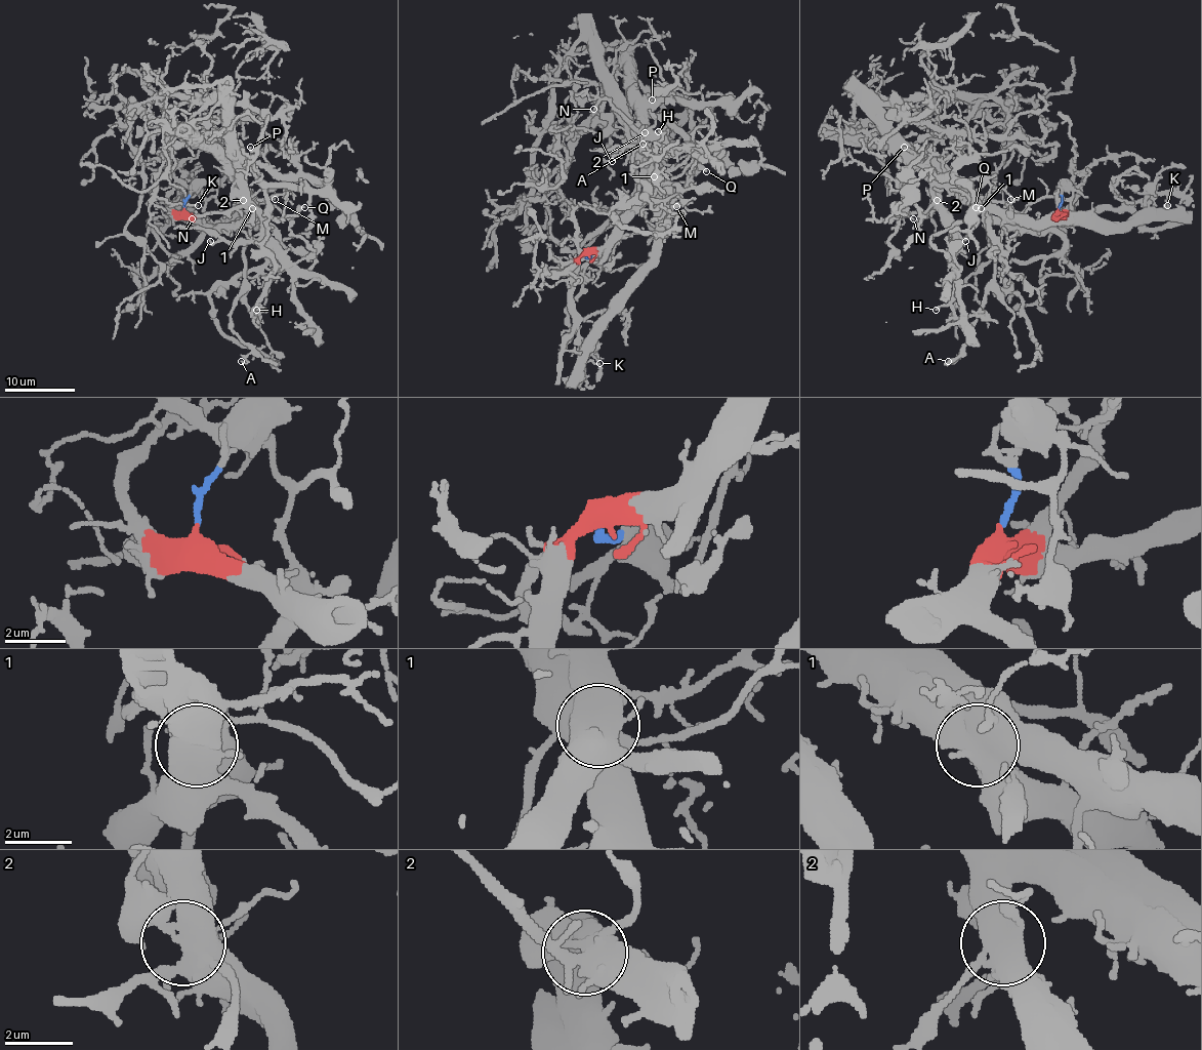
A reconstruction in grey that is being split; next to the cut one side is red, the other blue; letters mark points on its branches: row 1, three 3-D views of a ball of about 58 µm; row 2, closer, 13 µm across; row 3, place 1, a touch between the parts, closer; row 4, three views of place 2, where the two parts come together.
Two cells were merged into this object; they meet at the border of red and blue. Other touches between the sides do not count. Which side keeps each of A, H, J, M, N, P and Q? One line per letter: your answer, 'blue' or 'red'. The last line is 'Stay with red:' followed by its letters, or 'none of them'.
A: blue
H: red
J: red
M: red
N: red
P: red
Q: blue
Stay with red: H, J, M, N, P

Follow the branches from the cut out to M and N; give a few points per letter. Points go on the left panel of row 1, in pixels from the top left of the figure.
M: (184, 208), (202, 225), (234, 226), (259, 199), (287, 194), (284, 189), (285, 184), (272, 189), (275, 199)
N: (184, 208), (202, 225), (234, 226), (246, 213), (246, 193), (243, 187), (241, 205), (192, 218)

